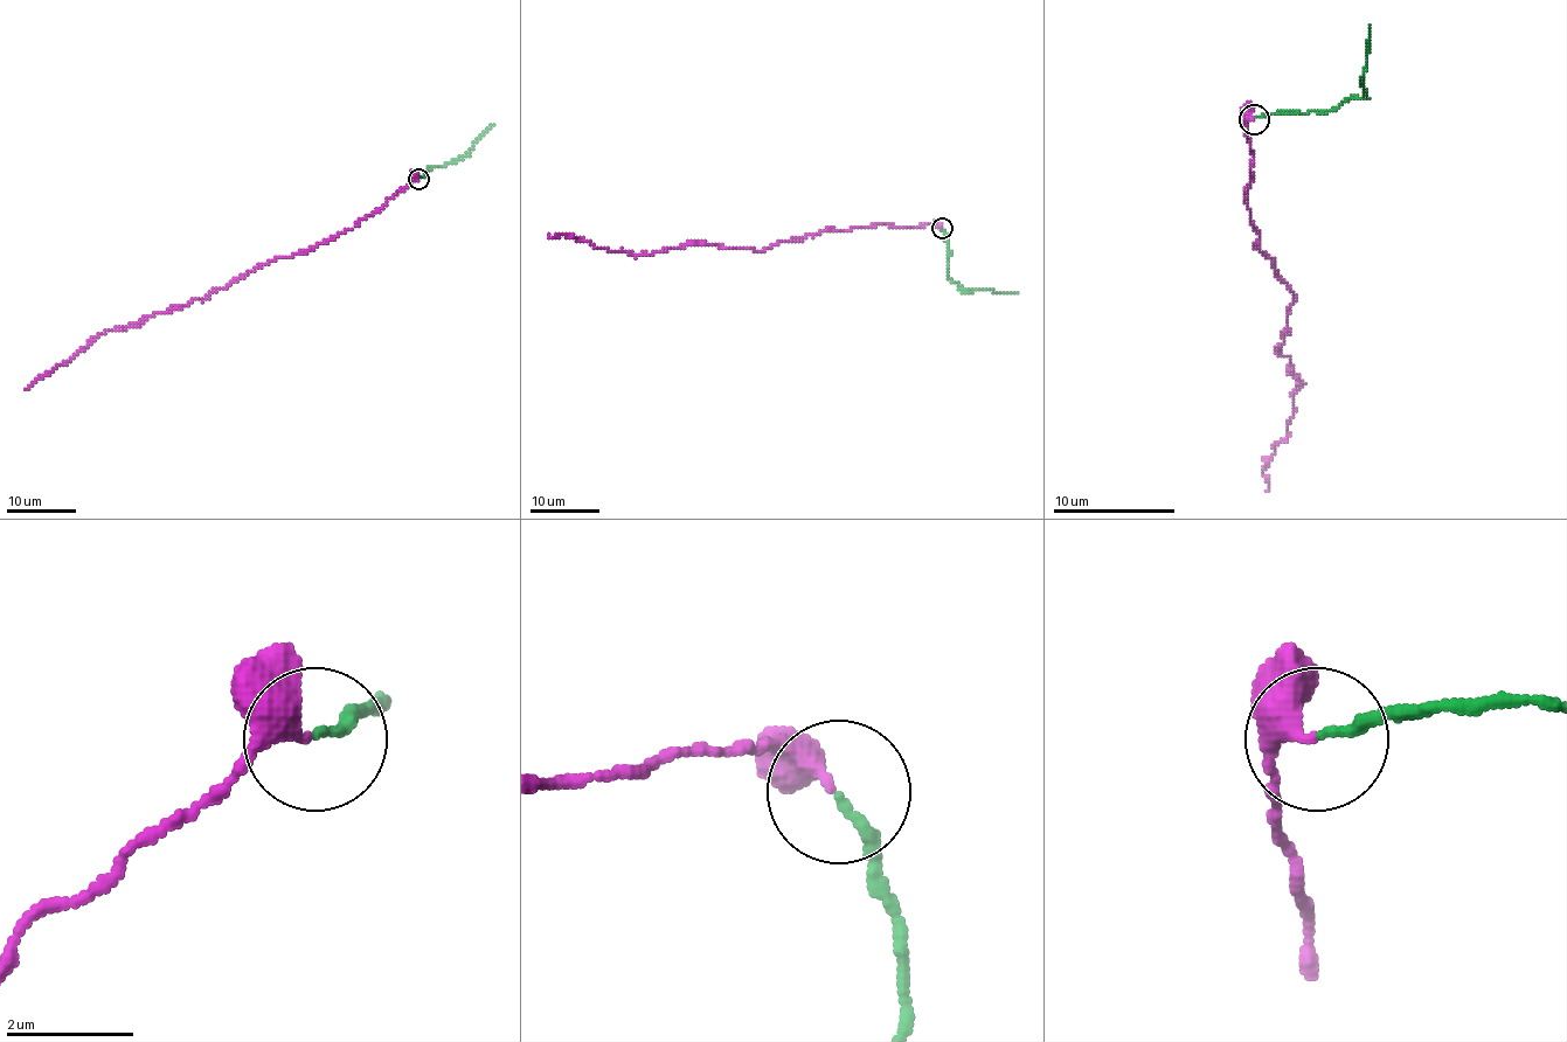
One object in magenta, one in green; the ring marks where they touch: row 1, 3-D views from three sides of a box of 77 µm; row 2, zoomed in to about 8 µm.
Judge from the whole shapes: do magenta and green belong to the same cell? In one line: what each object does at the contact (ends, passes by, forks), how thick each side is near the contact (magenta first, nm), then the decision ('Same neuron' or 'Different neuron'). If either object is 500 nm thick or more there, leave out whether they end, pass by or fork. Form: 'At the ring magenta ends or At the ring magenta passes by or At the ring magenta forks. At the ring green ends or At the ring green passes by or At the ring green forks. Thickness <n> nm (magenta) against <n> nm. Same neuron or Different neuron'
At the ring magenta passes by. At the ring green ends. Thickness 280 nm (magenta) against 140 nm. Same neuron

